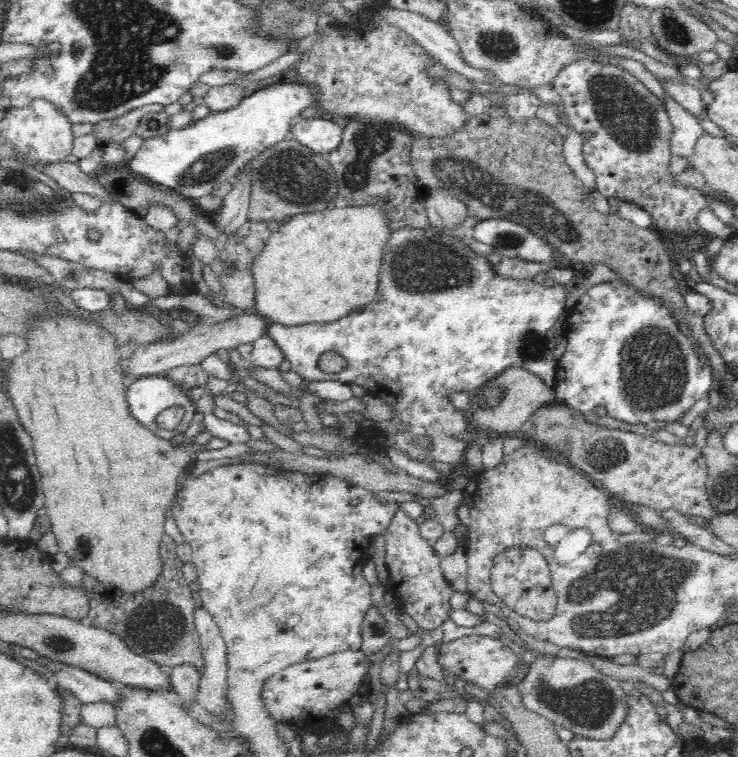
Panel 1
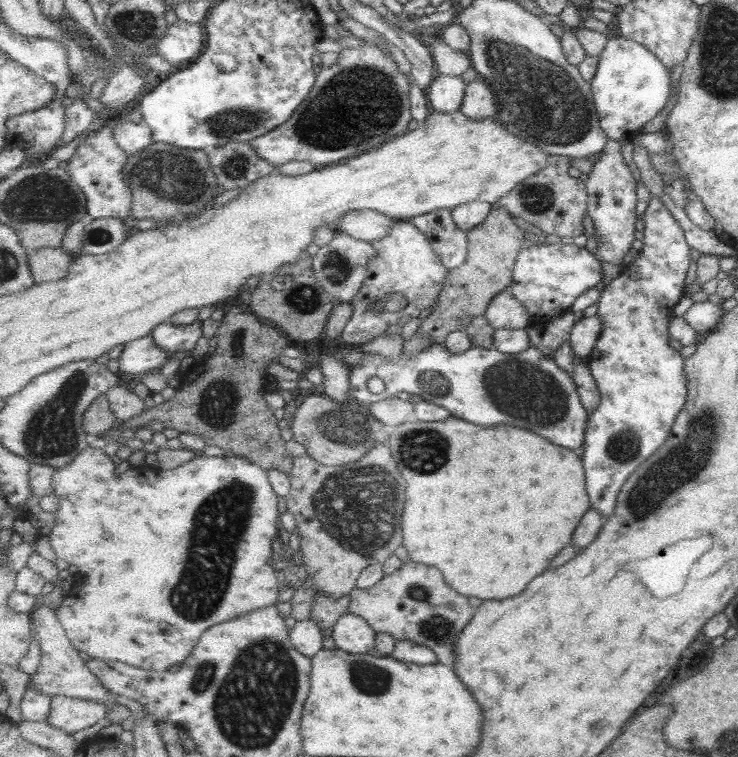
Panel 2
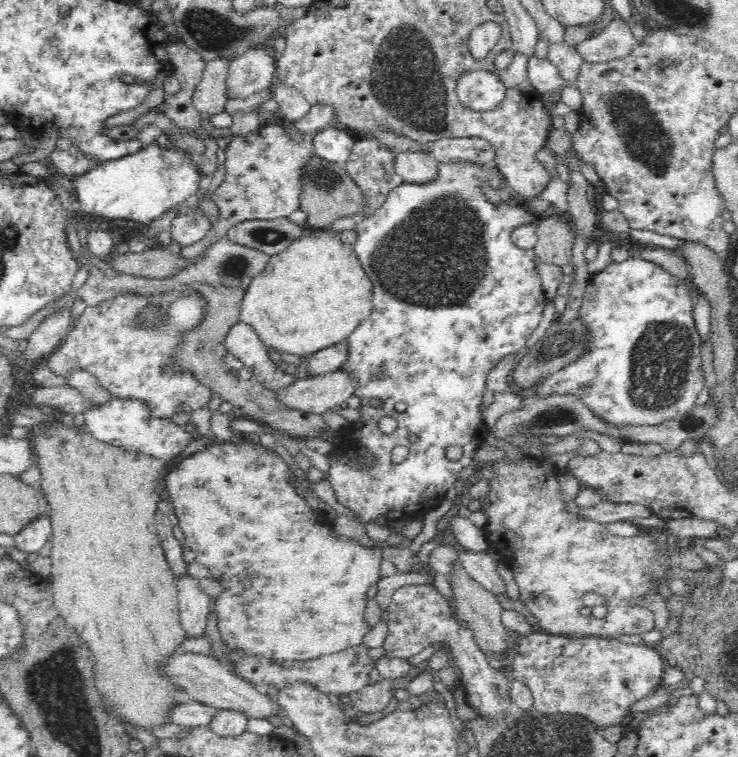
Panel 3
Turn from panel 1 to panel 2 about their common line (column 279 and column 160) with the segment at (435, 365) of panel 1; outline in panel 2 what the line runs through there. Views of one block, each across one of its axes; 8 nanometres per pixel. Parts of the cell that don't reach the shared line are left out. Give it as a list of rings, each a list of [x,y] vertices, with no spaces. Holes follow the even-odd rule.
[[[198,320],[188,325],[160,324],[155,328],[153,337],[157,345],[172,354],[183,352],[188,354],[203,338],[203,322]]]

